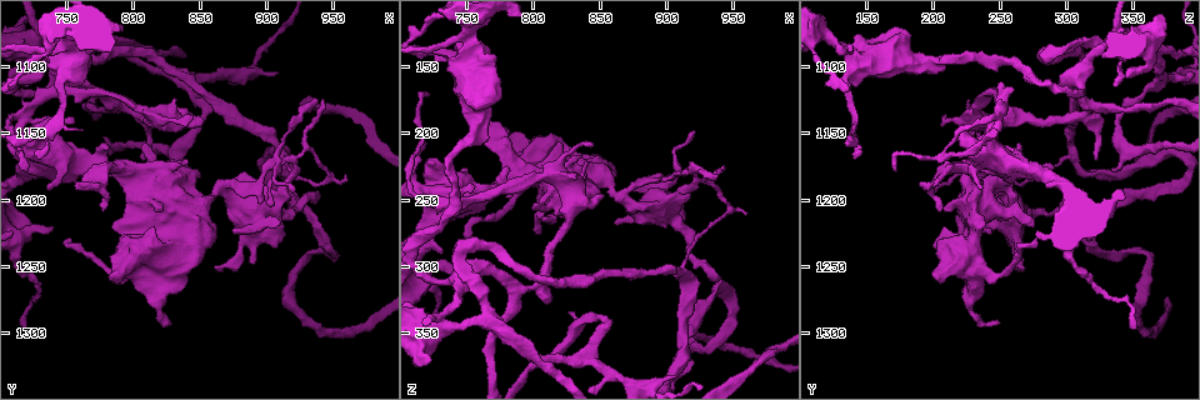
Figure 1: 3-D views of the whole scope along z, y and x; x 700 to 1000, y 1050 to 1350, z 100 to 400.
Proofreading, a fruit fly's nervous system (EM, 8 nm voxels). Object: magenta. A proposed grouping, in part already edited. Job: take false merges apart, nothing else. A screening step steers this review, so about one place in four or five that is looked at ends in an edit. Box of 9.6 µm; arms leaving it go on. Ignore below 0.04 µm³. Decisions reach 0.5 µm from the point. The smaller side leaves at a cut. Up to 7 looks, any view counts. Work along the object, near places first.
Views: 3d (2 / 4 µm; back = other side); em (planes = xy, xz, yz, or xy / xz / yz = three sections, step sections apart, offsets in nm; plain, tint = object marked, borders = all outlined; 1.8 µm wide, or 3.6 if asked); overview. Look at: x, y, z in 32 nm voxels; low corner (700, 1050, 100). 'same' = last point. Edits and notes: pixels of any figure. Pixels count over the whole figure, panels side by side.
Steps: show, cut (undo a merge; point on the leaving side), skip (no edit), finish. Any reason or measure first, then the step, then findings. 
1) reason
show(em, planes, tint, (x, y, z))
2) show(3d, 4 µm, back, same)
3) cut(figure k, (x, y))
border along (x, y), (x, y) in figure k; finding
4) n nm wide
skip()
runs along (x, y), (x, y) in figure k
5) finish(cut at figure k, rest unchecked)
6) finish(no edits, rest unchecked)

abrupt turn
show(em, planes, plain, (732, 1076, 340))

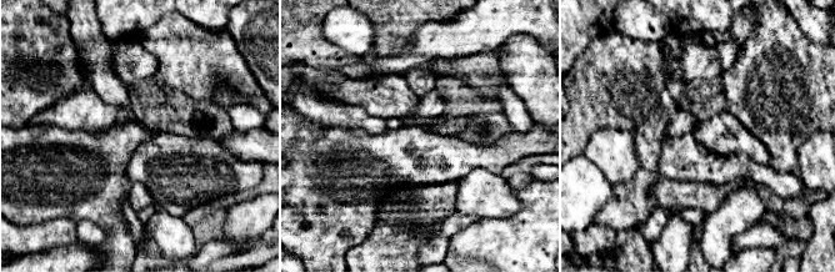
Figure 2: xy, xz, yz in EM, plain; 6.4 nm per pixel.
where the object lies
show(em, planes, tint, same)

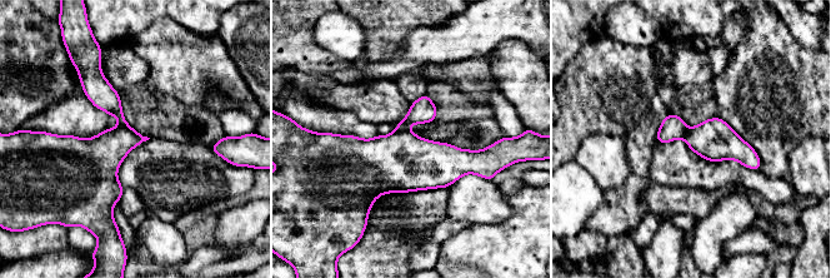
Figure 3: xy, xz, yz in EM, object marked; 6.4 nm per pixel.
skip()
all the same cell

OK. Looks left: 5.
thick turns thin
show(em, planes, tint, (914, 1166, 302))

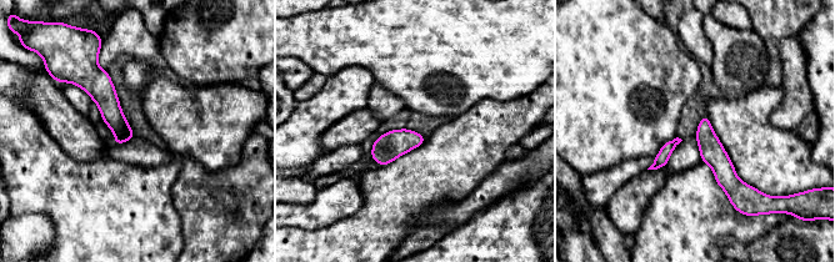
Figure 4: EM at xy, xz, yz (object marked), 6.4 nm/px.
130 nm wide
skip()
one cell here

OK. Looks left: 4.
a fork
show(em, xy, step 4, borders, (924, 1170, 230))

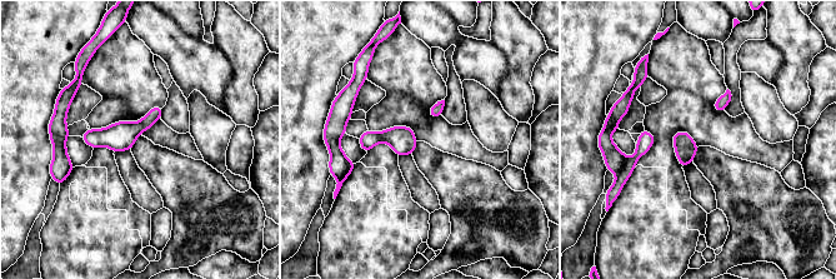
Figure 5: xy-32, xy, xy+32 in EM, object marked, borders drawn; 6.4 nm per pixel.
skip()
runs along (158, 109), (120, 136), (85, 136) in figure 5; one cell here

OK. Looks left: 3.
finish(no edits, rest unchecked)

